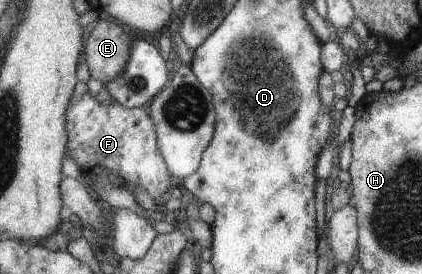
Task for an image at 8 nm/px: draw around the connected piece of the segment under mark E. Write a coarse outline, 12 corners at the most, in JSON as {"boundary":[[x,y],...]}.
{"boundary":[[98,21],[84,44],[90,78],[102,86],[128,64],[132,42]]}

